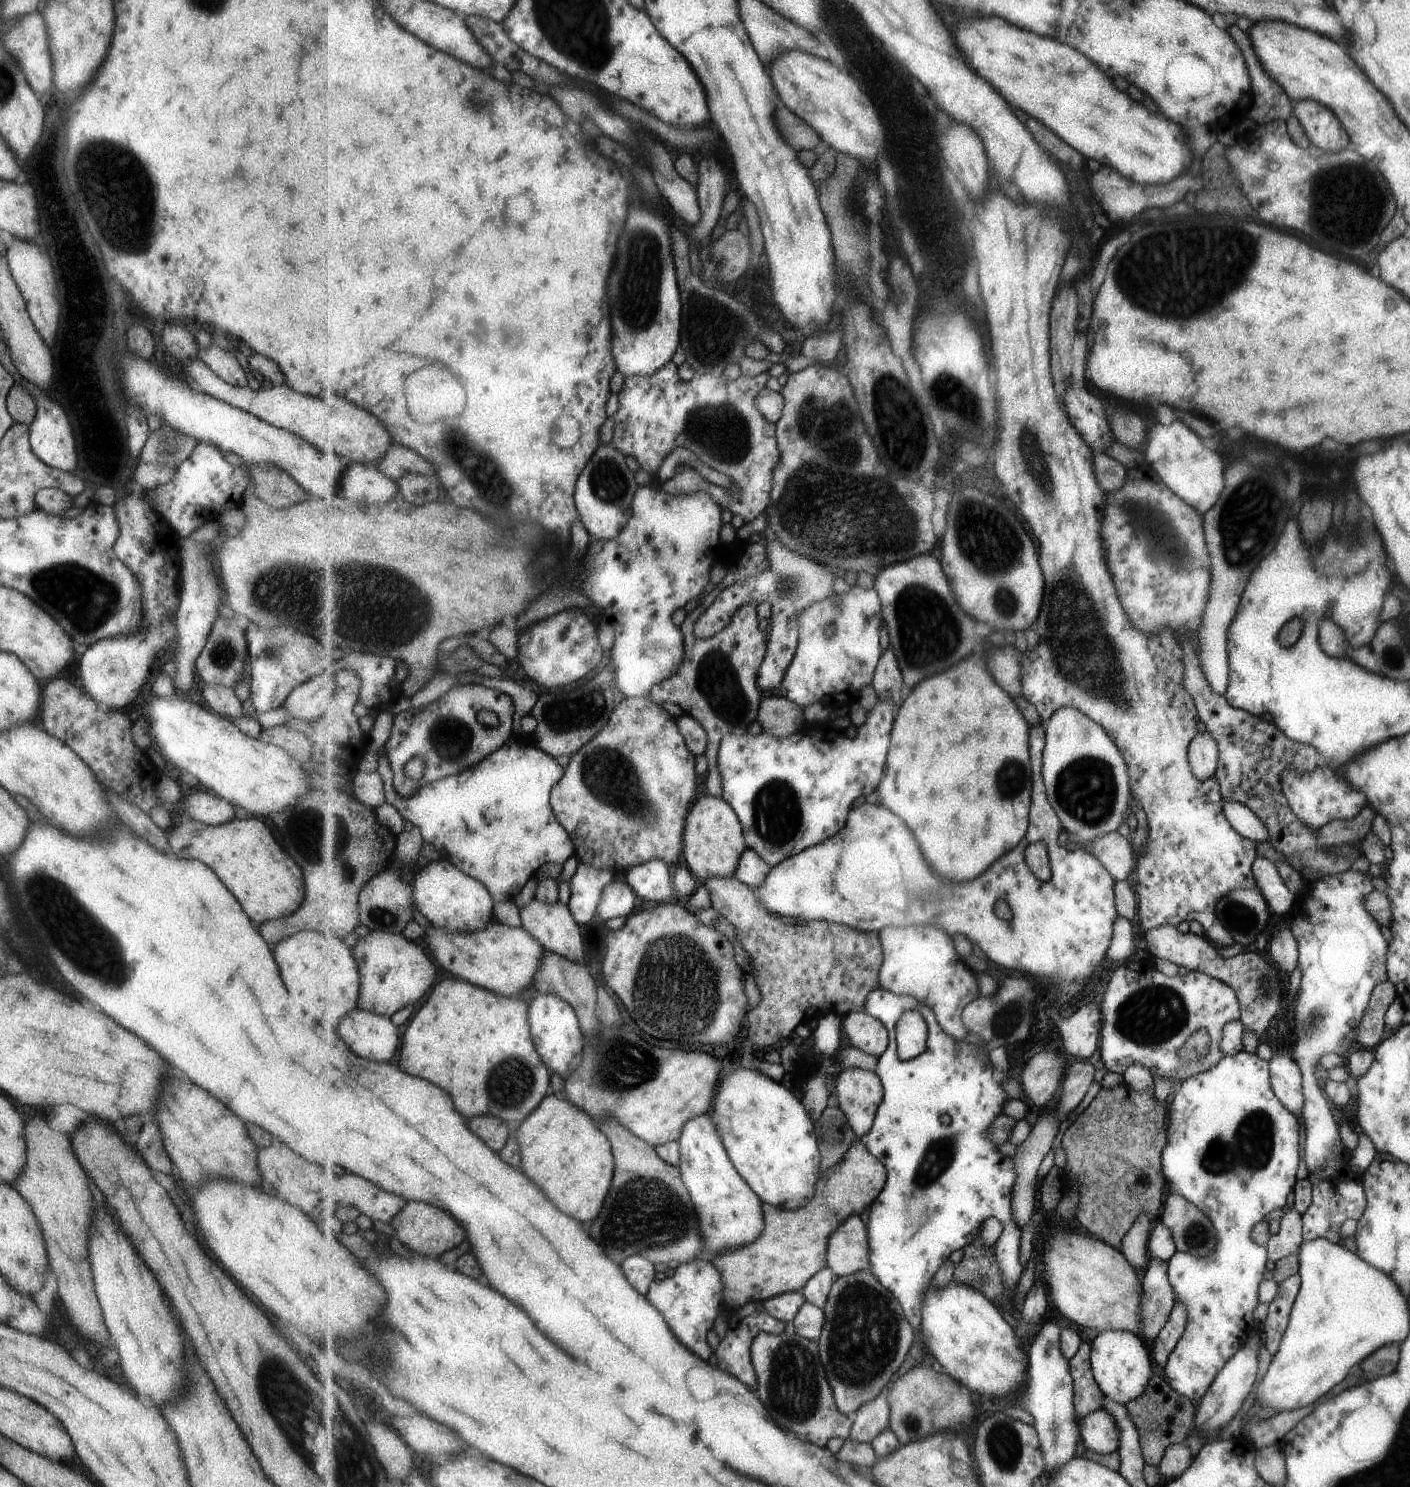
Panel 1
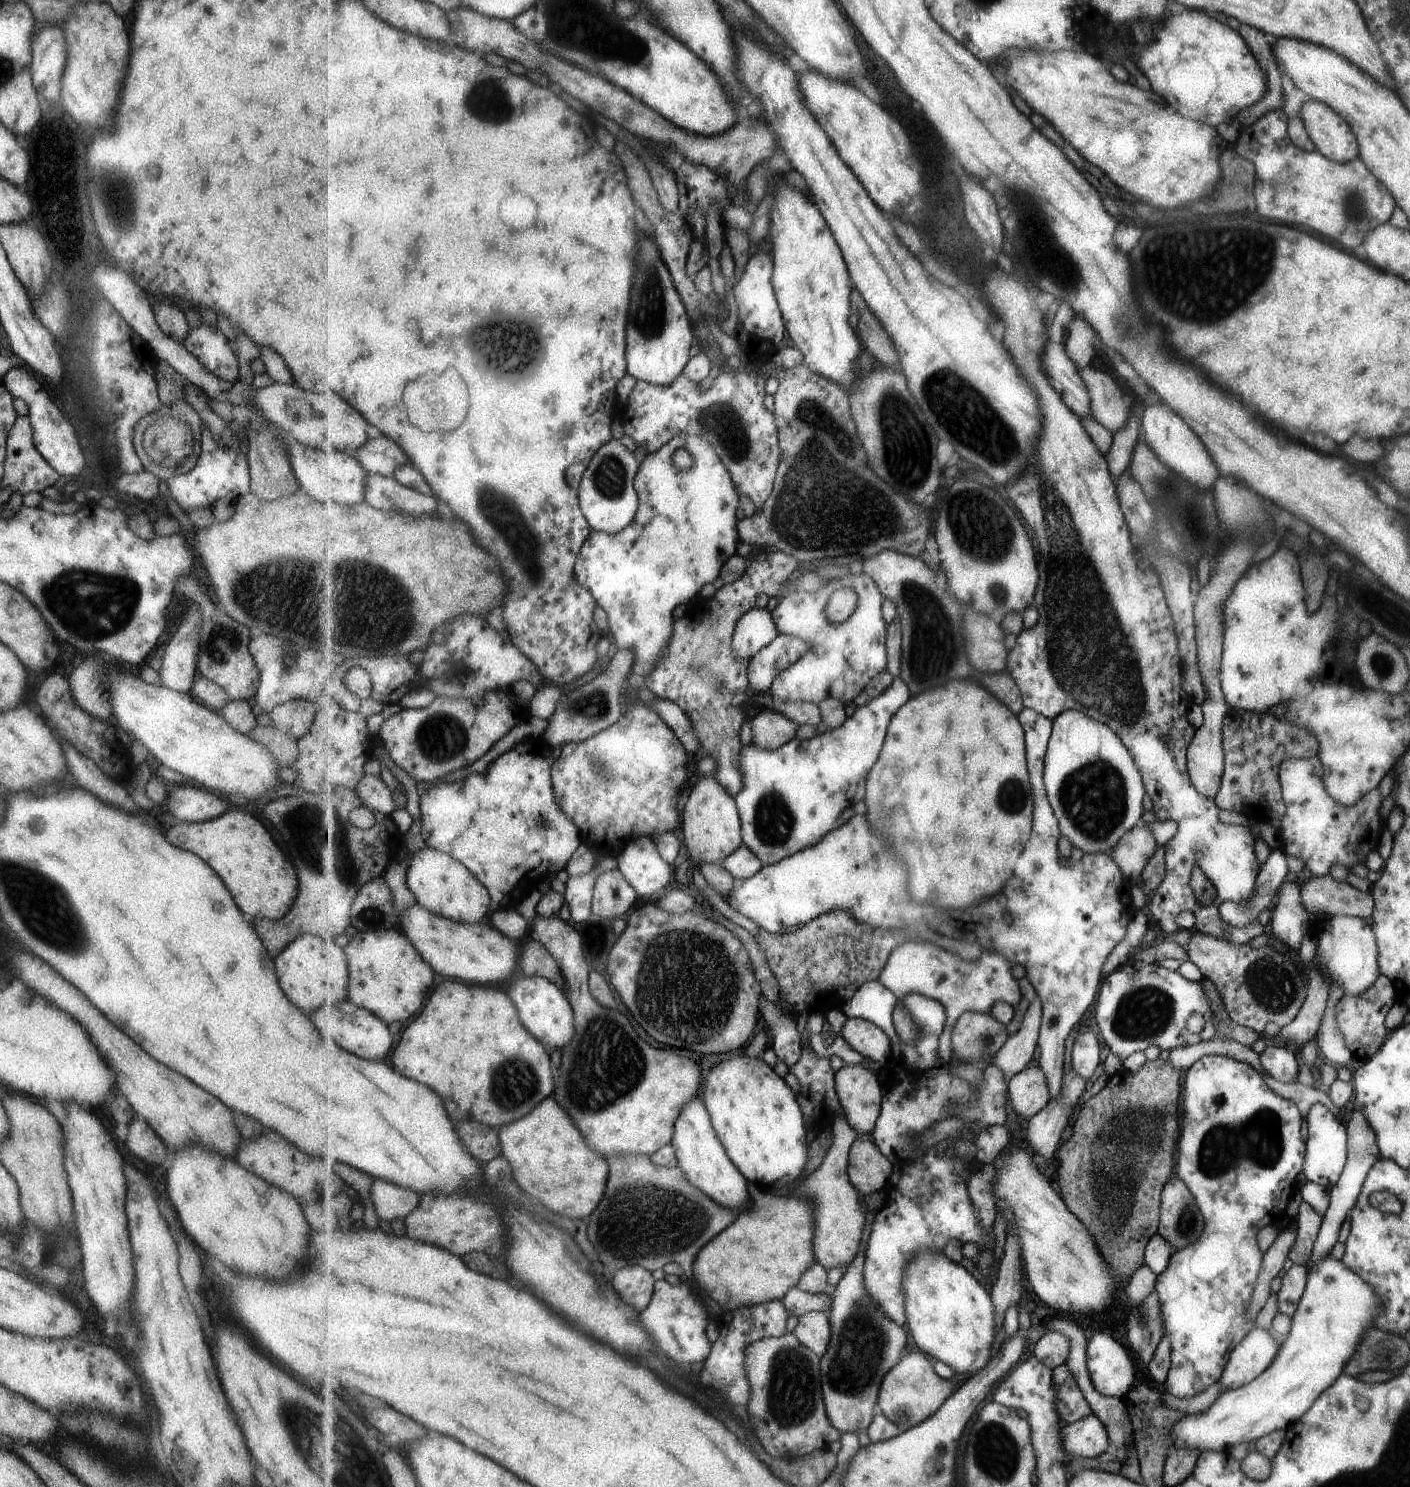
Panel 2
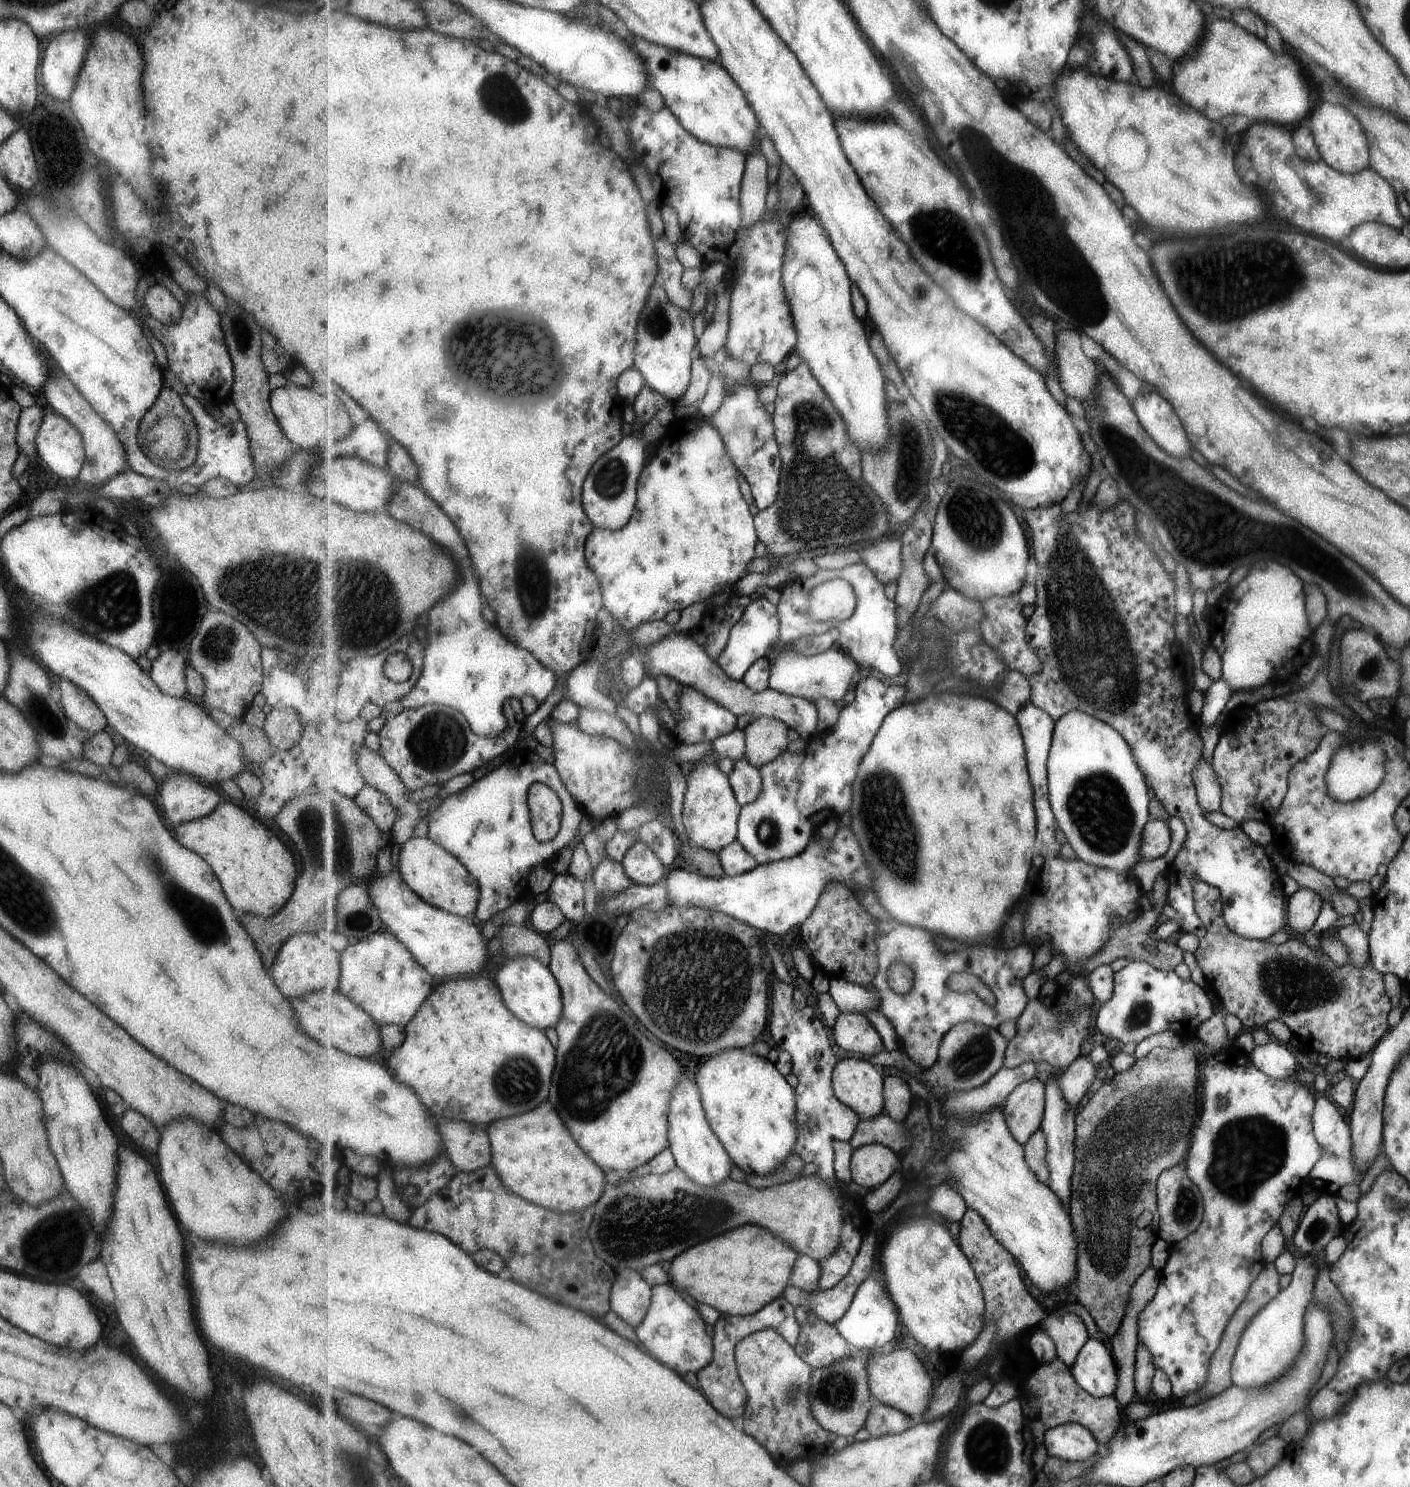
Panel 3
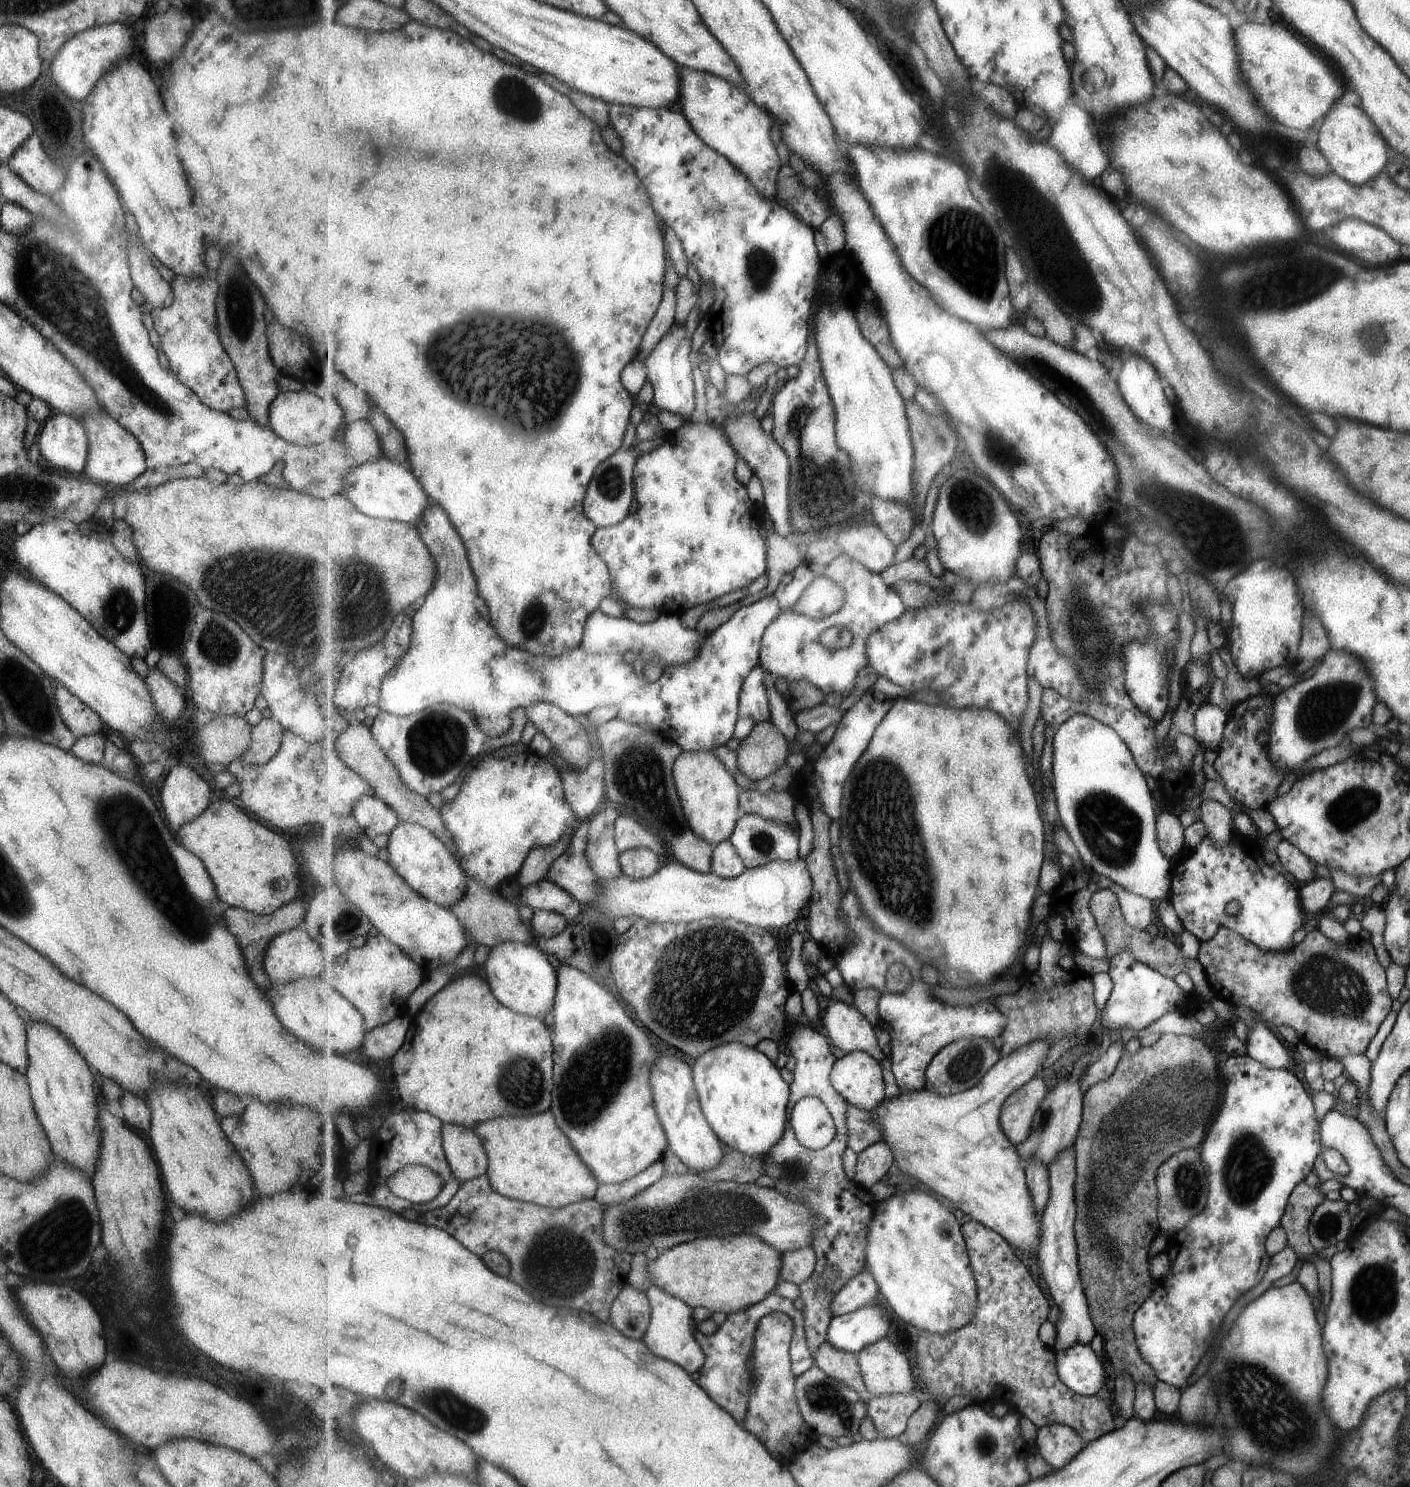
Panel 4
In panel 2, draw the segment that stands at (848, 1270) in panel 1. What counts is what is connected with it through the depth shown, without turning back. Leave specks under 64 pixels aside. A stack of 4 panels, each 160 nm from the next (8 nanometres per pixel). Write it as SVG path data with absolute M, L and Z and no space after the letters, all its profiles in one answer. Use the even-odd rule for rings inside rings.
M839 1115L833 1124L834 1142L824 1163L801 1184L795 1195L811 1199L816 1206L814 1251L816 1262L829 1270L849 1267L861 1250L867 1218L861 1210L861 1193L852 1185L848 1168L854 1142L861 1136L850 1122Z

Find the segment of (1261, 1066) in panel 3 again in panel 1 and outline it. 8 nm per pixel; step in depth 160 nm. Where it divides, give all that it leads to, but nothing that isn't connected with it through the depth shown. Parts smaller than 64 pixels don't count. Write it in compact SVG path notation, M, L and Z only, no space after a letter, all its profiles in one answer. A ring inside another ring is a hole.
M1272 1056L1268 1062L1275 1096L1288 1111L1300 1116L1305 1099L1301 1096L1302 1073L1296 1062L1287 1056Z

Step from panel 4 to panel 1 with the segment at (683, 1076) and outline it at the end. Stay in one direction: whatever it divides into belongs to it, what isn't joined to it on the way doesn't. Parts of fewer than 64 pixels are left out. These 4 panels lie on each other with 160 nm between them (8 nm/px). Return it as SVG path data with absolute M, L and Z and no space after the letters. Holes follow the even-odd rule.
M708 1115L696 1116L684 1126L678 1140L682 1154L679 1167L682 1179L698 1208L700 1230L705 1238L706 1248L698 1256L706 1261L714 1261L716 1255L724 1251L755 1242L765 1230L766 1214L762 1198L759 1198L746 1178L739 1174L718 1127L712 1116Z

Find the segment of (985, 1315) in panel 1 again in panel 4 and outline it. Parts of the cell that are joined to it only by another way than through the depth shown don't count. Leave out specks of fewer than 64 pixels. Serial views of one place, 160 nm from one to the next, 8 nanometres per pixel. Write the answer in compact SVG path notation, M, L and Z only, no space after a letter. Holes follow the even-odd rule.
M898 1188L895 1195L877 1203L870 1222L866 1251L867 1267L875 1275L880 1293L903 1321L918 1330L942 1335L963 1328L973 1320L979 1308L978 1282L962 1224L957 1223L955 1214L949 1212L937 1198L915 1188Z

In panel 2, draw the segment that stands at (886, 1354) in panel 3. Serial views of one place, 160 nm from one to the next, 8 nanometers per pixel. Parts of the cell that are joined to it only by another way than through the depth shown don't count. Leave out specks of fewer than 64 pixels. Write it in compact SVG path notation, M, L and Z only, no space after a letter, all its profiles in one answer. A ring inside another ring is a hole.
M925 1352L905 1353L901 1362L885 1375L878 1404L882 1412L897 1423L902 1432L905 1432L937 1413L941 1406L949 1400L949 1397L953 1396L967 1380L969 1380L967 1374L955 1376L953 1380L941 1378L935 1372L933 1362L925 1356Z

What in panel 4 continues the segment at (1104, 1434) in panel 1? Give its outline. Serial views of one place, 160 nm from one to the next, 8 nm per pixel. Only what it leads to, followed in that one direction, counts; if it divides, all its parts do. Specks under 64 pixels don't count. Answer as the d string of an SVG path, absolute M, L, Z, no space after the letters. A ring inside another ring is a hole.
M1059 1423L1038 1429L1035 1444L1037 1452L1057 1470L1067 1466L1088 1445L1078 1431Z

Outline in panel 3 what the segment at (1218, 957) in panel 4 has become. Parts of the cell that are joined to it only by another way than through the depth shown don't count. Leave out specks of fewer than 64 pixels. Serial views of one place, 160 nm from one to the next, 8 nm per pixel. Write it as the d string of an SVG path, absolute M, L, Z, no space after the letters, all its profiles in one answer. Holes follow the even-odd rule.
M1195 874L1191 876L1189 883L1195 915L1205 926L1205 934L1198 939L1197 948L1193 953L1194 959L1224 1015L1236 1016L1247 1028L1260 1028L1271 1019L1282 1020L1292 1034L1299 1038L1303 1047L1317 1055L1323 1054L1330 1060L1339 1058L1342 1061L1350 1061L1369 1056L1387 1032L1386 1016L1391 1008L1389 996L1383 992L1381 974L1370 962L1362 967L1345 963L1337 968L1325 953L1322 959L1295 935L1277 945L1240 937L1224 925L1220 890L1199 880Z

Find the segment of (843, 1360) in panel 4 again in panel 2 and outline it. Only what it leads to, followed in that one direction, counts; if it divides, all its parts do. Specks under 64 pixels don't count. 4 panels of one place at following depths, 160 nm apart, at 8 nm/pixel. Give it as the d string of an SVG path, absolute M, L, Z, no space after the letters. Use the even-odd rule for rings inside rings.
M813 1311L799 1318L794 1333L799 1340L821 1358L830 1345L832 1324L830 1314L824 1311Z

